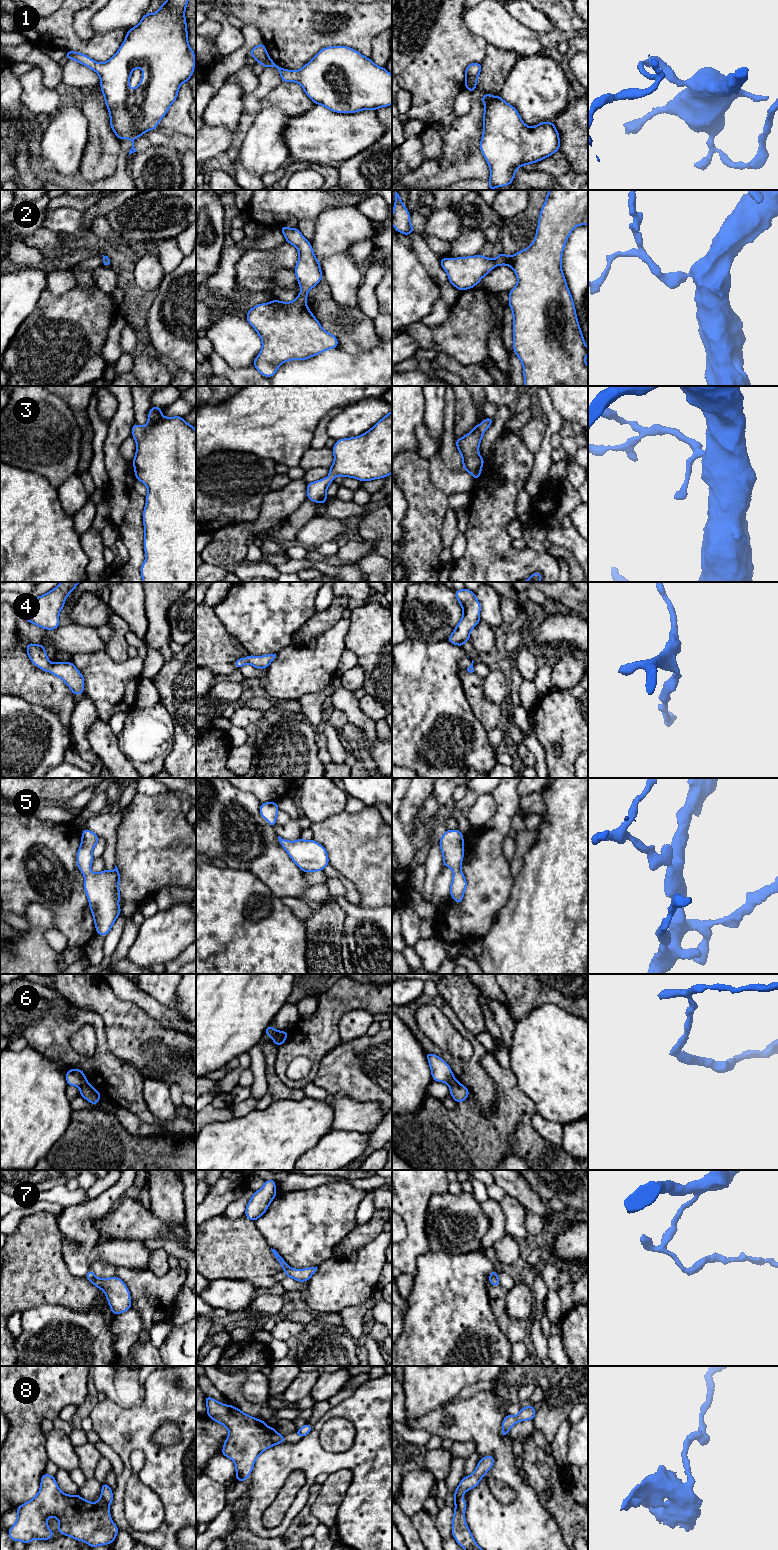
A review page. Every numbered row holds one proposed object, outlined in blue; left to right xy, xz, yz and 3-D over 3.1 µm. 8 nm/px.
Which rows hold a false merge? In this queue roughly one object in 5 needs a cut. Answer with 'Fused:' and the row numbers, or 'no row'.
Fused: 6, 7, 8

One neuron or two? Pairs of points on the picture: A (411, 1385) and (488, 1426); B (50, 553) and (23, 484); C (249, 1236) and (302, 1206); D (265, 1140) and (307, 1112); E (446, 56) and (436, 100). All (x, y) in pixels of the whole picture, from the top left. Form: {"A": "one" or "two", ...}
{"A": "two", "B": "one", "C": "two", "D": "one", "E": "one"}

